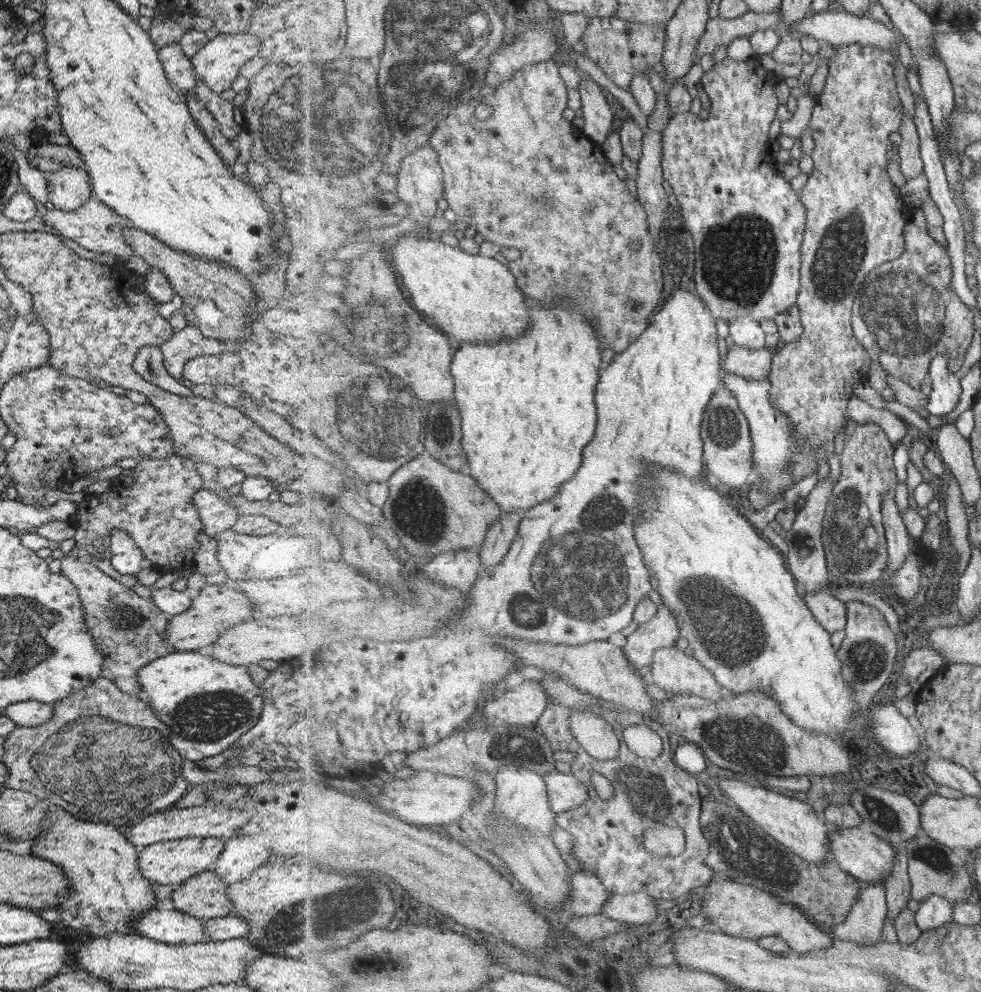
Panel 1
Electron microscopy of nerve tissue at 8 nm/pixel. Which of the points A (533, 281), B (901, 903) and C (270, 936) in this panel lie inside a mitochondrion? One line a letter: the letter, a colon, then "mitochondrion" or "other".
A: other
B: other
C: mitochondrion

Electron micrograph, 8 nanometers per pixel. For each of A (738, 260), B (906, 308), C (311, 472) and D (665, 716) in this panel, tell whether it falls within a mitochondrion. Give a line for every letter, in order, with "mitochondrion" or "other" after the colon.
A: mitochondrion
B: mitochondrion
C: other
D: other

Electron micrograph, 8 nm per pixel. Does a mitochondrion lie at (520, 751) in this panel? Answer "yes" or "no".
yes

